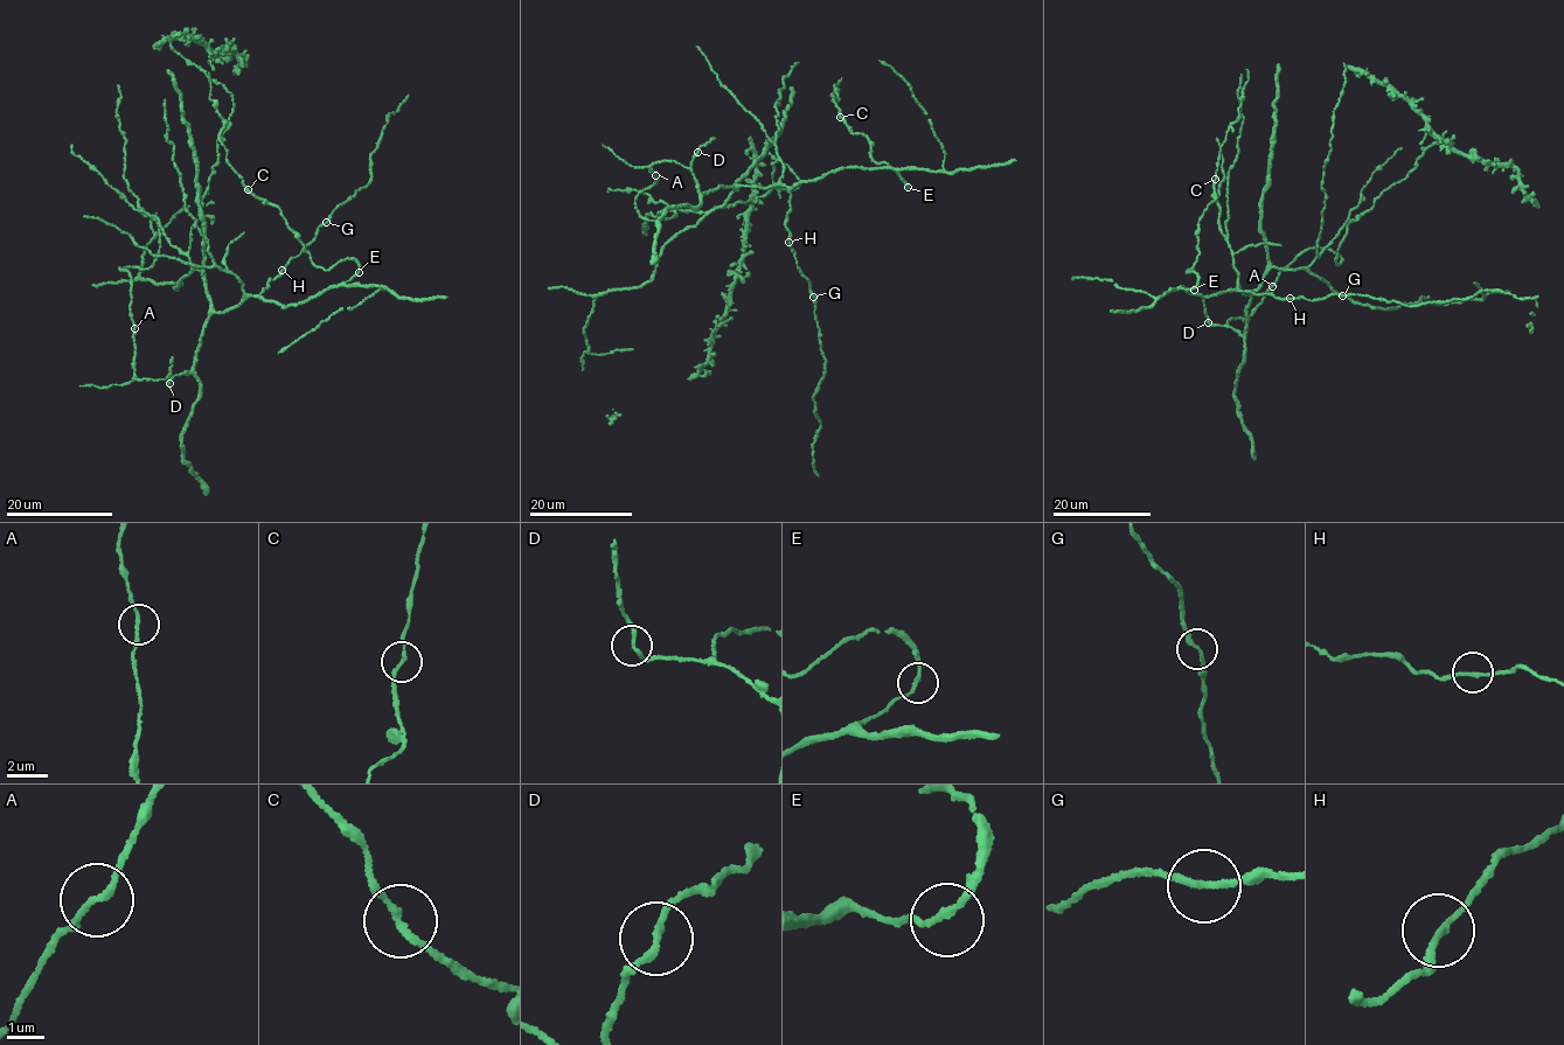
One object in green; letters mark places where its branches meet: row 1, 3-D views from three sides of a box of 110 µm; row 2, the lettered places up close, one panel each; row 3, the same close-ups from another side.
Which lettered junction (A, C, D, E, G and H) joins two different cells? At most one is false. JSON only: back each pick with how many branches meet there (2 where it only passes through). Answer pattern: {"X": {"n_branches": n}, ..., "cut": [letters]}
{"cut": []}

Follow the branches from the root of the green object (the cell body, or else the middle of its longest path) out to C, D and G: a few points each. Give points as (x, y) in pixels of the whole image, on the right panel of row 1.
C: (1304, 269), (1272, 266), (1245, 295), (1237, 287), (1205, 297), (1180, 288), (1196, 285), (1187, 272), (1215, 179)
D: (1304, 269), (1269, 270), (1251, 295), (1242, 334), (1229, 327), (1208, 322)
G: (1304, 269), (1272, 266), (1262, 284), (1245, 295), (1237, 287), (1285, 300), (1342, 295)

